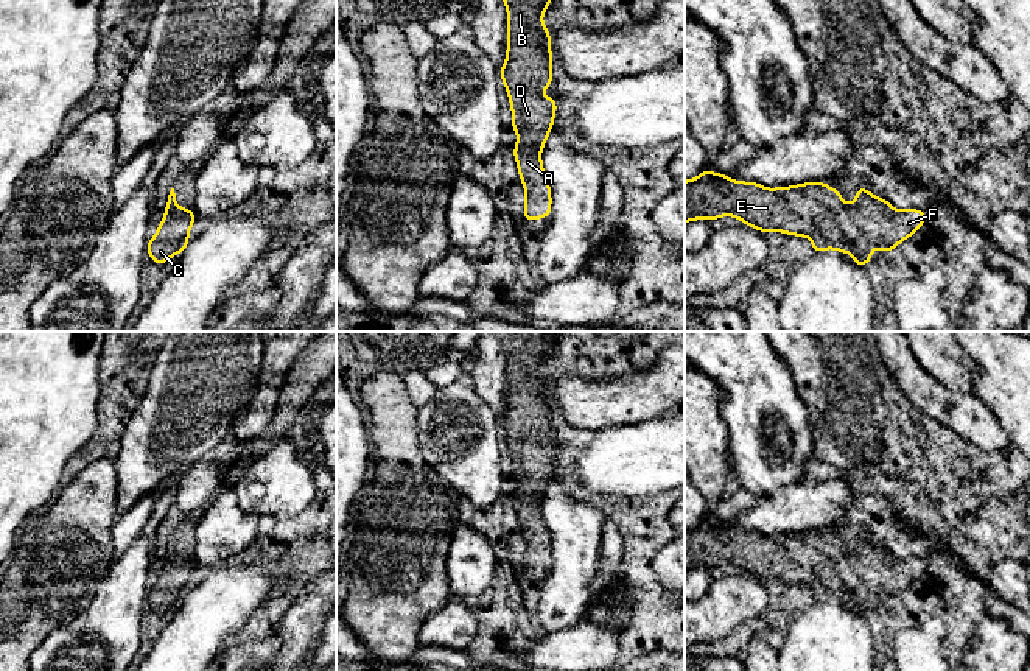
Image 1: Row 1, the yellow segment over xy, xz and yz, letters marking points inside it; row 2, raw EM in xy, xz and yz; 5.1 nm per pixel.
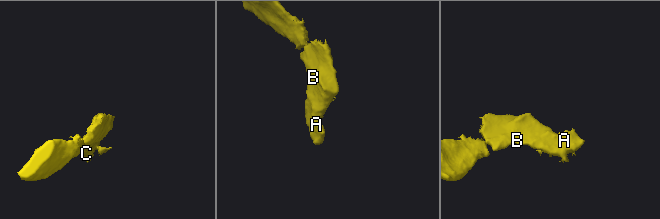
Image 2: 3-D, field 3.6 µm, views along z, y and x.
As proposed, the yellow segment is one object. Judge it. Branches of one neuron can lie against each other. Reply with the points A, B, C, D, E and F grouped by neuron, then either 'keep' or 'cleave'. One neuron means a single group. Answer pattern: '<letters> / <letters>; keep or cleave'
A B C D E F; keep

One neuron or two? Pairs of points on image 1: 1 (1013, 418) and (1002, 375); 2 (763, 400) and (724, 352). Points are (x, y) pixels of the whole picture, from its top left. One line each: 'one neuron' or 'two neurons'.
1: one neuron
2: one neuron

